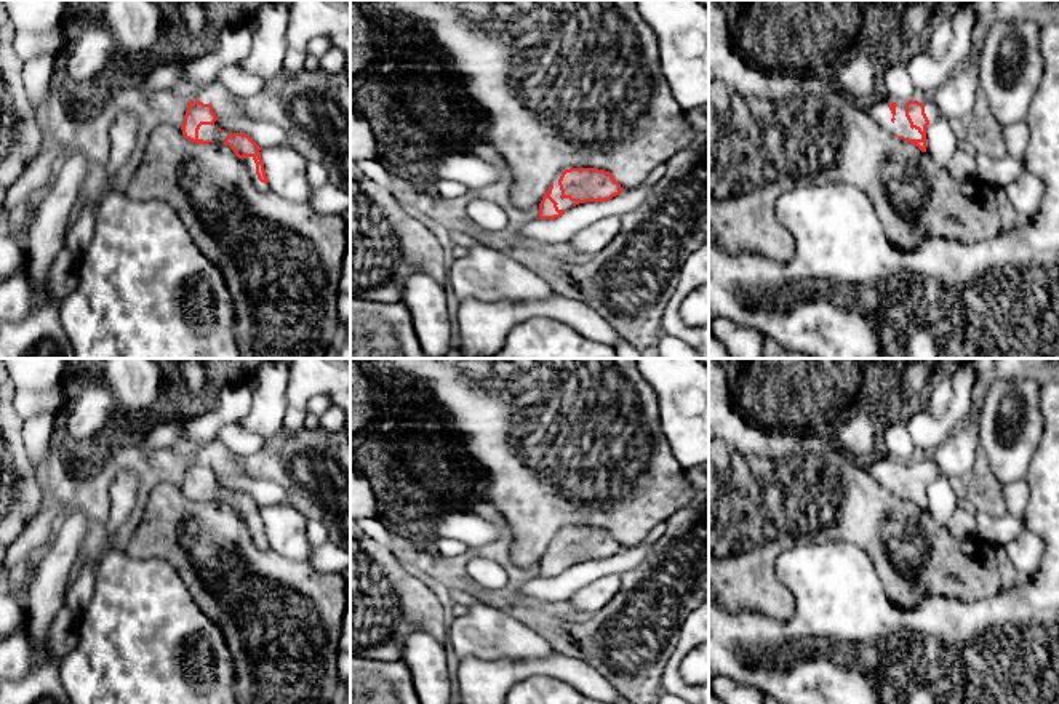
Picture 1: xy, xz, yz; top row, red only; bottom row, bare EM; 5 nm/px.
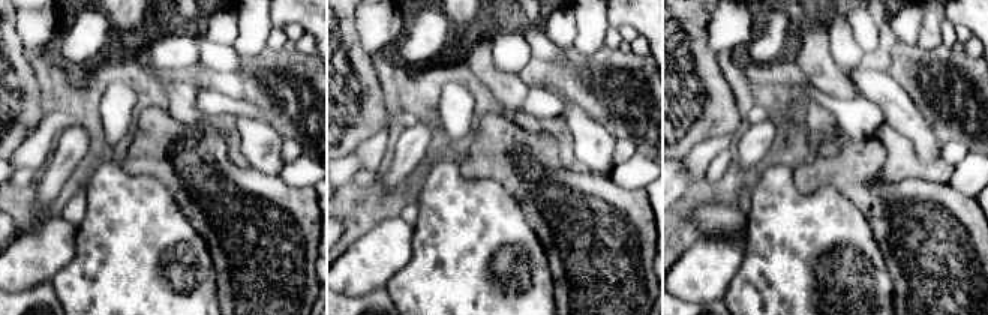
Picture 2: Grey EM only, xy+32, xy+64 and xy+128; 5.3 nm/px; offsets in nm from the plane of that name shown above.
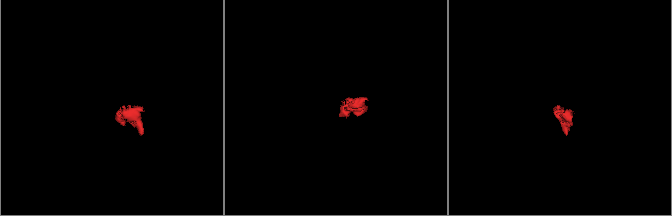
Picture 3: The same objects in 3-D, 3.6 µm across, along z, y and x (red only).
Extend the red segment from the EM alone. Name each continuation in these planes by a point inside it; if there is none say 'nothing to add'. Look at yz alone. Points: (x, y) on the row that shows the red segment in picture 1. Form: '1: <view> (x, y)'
1: yz (880, 111)
2: yz (931, 112)

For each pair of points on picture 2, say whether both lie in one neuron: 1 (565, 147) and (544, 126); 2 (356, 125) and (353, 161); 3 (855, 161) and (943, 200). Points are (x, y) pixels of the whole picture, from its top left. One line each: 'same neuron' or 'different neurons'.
1: same neuron
2: different neurons
3: same neuron

